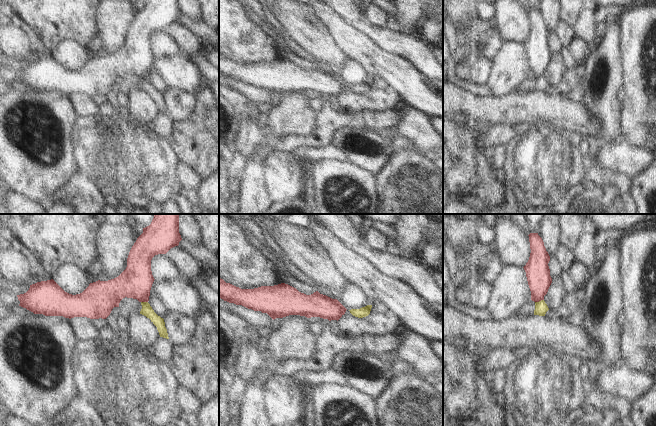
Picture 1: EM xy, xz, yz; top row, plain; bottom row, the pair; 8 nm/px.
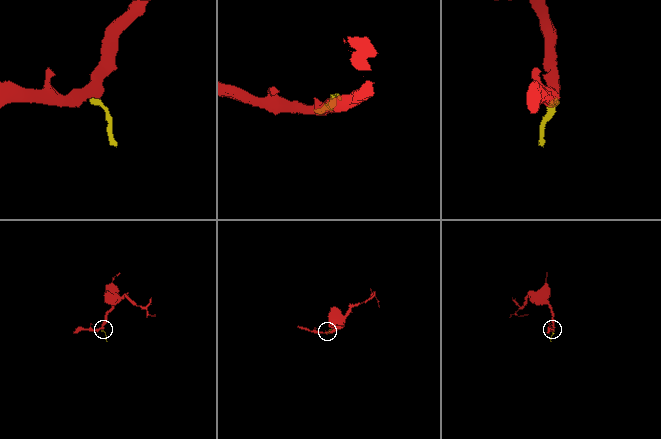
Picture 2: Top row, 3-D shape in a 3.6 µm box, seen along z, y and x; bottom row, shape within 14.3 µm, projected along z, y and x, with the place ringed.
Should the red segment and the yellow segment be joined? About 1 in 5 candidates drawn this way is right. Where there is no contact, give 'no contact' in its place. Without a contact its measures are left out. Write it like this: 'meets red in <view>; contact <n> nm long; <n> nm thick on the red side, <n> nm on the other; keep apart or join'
meets red in yz; contact 80 nm long; 190 nm thick on the red side, 100 nm on the other; keep apart

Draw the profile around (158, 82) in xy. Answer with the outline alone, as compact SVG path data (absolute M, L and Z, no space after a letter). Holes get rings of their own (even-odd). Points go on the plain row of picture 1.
M157 74L149 76L148 79L154 88L161 94L164 95L169 90L169 86L164 82L163 78L159 77Z

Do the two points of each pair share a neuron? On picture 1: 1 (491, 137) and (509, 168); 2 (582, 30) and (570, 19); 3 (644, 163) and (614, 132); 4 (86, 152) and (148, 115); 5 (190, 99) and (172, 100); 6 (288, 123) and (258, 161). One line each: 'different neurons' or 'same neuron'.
1: different neurons
2: different neurons
3: different neurons
4: different neurons
5: same neuron
6: same neuron

